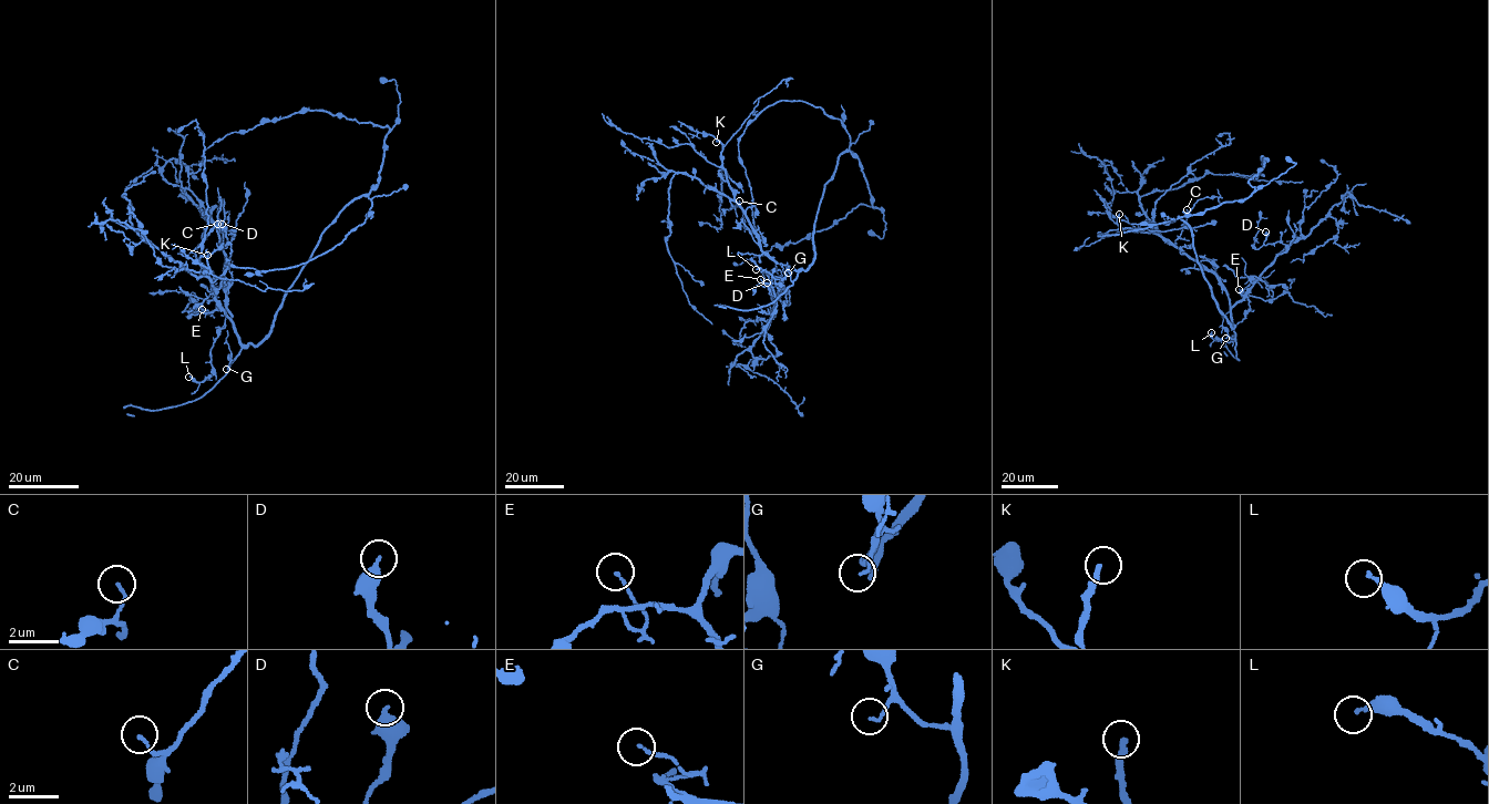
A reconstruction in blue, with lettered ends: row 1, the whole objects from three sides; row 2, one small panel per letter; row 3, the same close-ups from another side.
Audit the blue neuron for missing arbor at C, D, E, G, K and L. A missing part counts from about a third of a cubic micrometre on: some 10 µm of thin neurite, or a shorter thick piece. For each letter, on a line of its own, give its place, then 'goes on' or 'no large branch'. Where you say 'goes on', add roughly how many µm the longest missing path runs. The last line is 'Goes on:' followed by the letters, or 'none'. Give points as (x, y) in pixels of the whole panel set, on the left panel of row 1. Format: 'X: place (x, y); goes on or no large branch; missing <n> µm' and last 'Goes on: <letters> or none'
C: place (217, 224); no large branch
D: place (222, 224); no large branch
E: place (202, 309); no large branch
G: place (226, 369); no large branch
K: place (207, 255); goes on; missing 10 µm
L: place (188, 377); no large branch
Goes on: K

